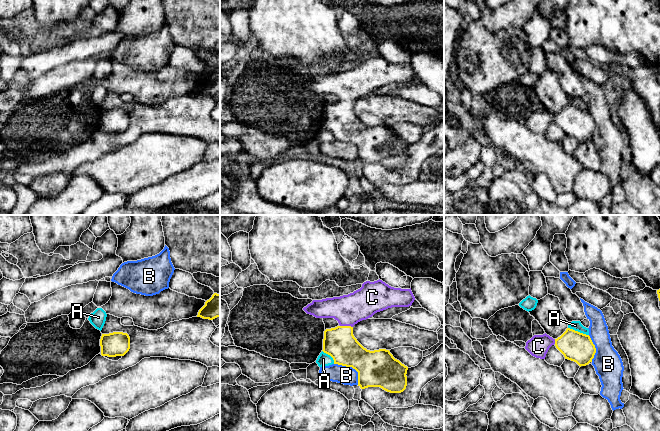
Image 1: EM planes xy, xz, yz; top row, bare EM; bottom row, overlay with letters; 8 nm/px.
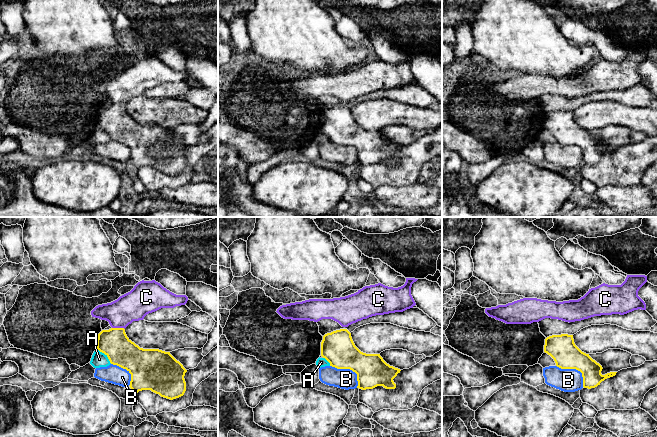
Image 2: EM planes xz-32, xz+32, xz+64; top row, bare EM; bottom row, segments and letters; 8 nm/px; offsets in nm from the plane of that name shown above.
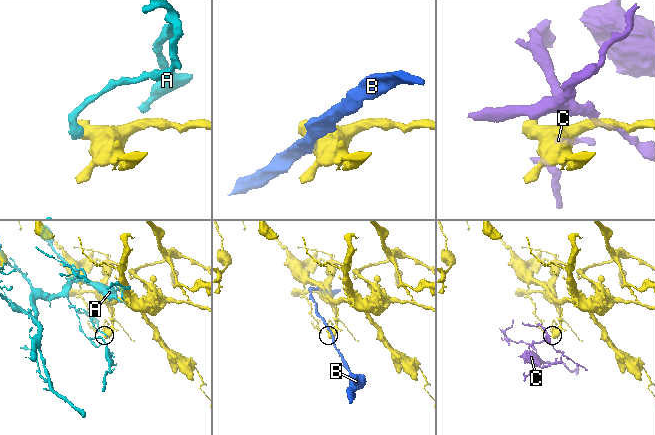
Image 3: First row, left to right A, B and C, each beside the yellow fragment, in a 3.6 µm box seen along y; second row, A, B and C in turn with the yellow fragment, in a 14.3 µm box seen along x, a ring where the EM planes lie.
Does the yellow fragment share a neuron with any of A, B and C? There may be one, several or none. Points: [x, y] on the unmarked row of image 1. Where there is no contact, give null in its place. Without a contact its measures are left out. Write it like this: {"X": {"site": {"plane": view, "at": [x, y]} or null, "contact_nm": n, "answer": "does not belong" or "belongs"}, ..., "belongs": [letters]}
{"A": {"site": {"plane": "yz", "at": [577, 107]}, "contact_nm": 180, "answer": "does not belong"}, "B": {"site": {"plane": "xz", "at": [352, 143]}, "contact_nm": 260, "answer": "does not belong"}, "C": {"site": {"plane": "xz", "at": [346, 102]}, "contact_nm": 110, "answer": "belongs"}, "belongs": ["C"]}

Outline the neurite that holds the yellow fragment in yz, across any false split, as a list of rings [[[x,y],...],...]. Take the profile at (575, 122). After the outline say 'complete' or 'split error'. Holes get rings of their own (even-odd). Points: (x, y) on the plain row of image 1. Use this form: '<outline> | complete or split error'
[[[567,104],[557,115],[546,109],[534,111],[526,118],[525,125],[534,133],[545,135],[549,124],[555,121],[565,135],[576,138],[580,143],[586,142],[596,129],[595,121],[589,111]]] | split error

